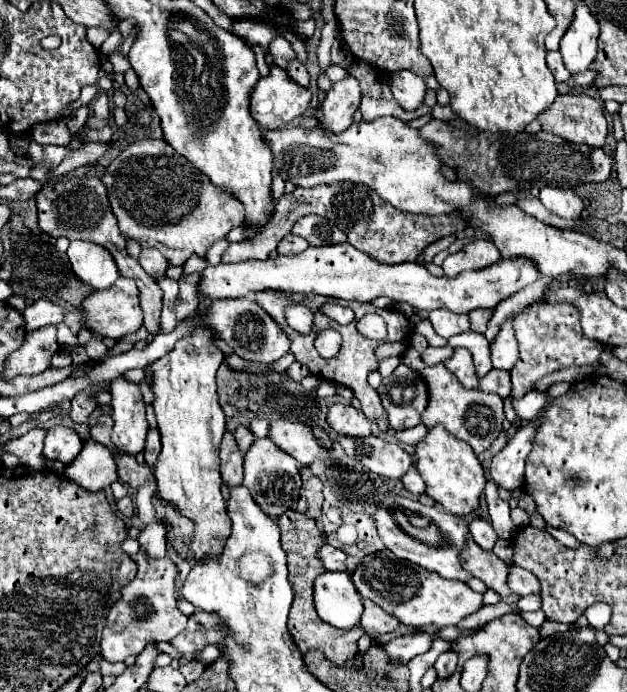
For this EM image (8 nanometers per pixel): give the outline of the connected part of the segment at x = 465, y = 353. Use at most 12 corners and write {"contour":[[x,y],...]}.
{"contour":[[456,349],[444,367],[466,389],[478,389],[480,379],[468,349]]}

